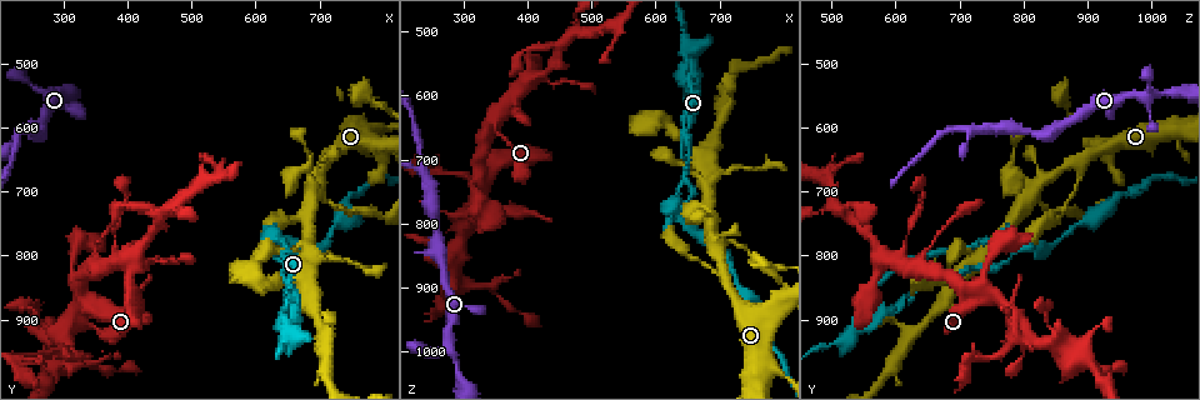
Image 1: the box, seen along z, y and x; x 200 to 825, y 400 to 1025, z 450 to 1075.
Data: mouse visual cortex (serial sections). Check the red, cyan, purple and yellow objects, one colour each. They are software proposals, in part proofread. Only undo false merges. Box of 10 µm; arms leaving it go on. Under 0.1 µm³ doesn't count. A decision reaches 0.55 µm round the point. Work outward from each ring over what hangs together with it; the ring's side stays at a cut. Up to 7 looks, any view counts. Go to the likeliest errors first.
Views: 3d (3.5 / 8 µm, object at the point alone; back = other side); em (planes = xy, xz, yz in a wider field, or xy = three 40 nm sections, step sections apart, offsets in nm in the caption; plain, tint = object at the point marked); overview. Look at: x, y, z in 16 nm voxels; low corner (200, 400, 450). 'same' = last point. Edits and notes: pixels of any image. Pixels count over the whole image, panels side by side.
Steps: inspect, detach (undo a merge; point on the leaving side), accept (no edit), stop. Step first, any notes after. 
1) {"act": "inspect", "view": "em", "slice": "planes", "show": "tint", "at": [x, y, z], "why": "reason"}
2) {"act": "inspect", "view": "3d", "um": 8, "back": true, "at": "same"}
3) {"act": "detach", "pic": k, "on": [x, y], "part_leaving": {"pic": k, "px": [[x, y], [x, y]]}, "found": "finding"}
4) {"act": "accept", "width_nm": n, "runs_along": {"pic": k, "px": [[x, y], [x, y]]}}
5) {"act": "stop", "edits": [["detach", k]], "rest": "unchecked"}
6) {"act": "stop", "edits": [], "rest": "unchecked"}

{"act": "inspect", "view": "3d", "um": 3.5, "at": [655, 910, 535], "why": "three arms meet"}

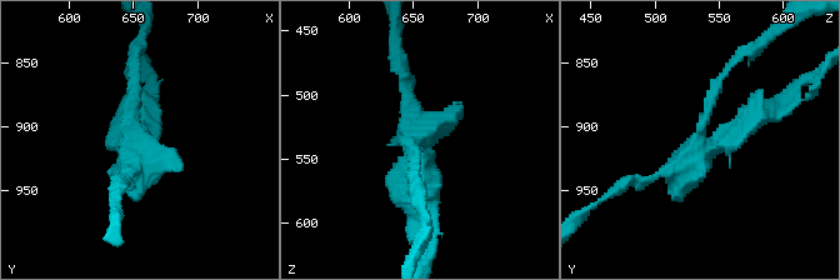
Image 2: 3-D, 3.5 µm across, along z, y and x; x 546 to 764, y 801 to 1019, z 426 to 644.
{"act": "accept", "runs_along": {"pic": 2, "px": [[415, 166], [426, 209]]}, "found": "continuous, no second cell"}

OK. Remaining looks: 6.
{"act": "inspect", "view": "3d", "um": 3.5, "at": [315, 955, 760], "why": "sudden change in width"}

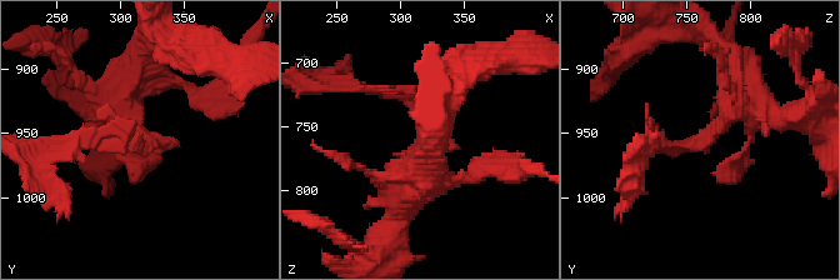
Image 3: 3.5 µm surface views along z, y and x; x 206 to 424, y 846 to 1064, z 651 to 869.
{"act": "inspect", "view": "em", "slice": "xy", "step": 3, "show": "tint", "at": [318, 956, 758]}

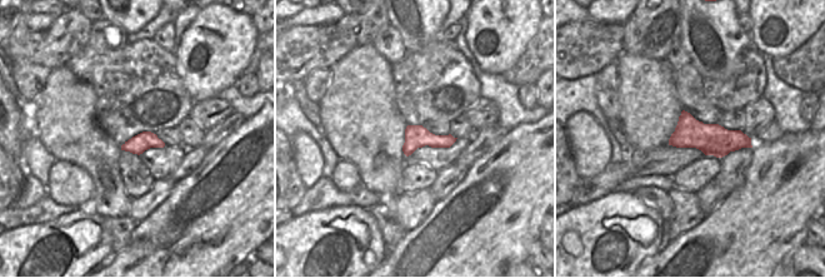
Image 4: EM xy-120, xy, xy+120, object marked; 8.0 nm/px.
{"act": "inspect", "view": "em", "slice": "xy", "step": 1, "show": "tint", "at": "same", "why": "cut it another way"}

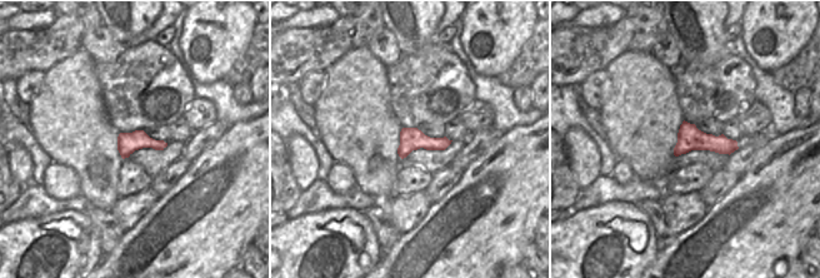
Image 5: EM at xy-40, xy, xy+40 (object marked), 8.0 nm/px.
{"act": "accept", "runs_along": {"pic": 3, "px": [[746, 84], [698, 141], [650, 145]]}, "found": "one cell here"}

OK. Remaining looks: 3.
{"act": "inspect", "view": "em", "slice": "xy", "step": 5, "show": "tint", "at": [710, 655, 890], "why": "thick turns thin"}

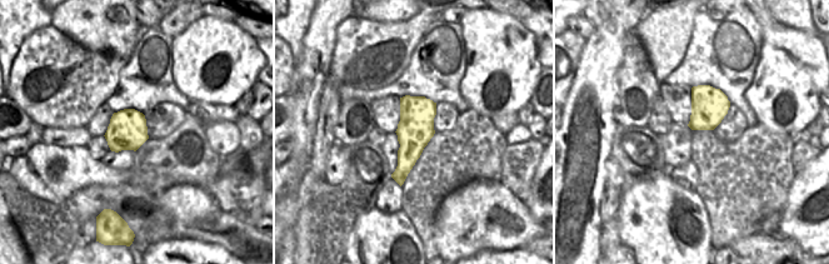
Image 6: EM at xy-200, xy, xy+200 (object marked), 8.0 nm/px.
{"act": "inspect", "view": "3d", "um": 3.5, "at": "same", "why": "see where the arms go"}

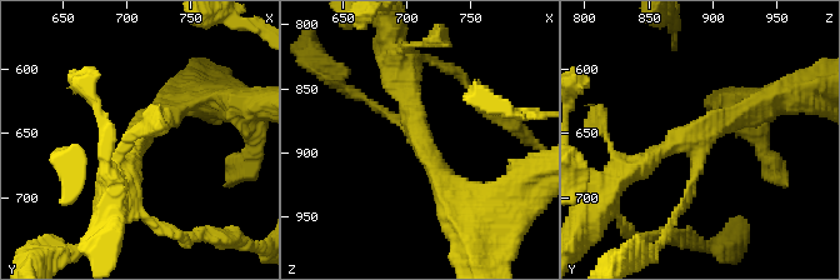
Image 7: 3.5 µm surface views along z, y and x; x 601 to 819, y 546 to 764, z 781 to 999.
{"act": "accept", "arms": 3, "arm_widths_nm": [150, 250, 300], "runs_along": {"pic": 7, "px": [[759, 106], [630, 169]]}, "found": "continuous, no second cell"}

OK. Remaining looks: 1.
{"act": "stop", "edits": [], "rest": "unchecked"}

